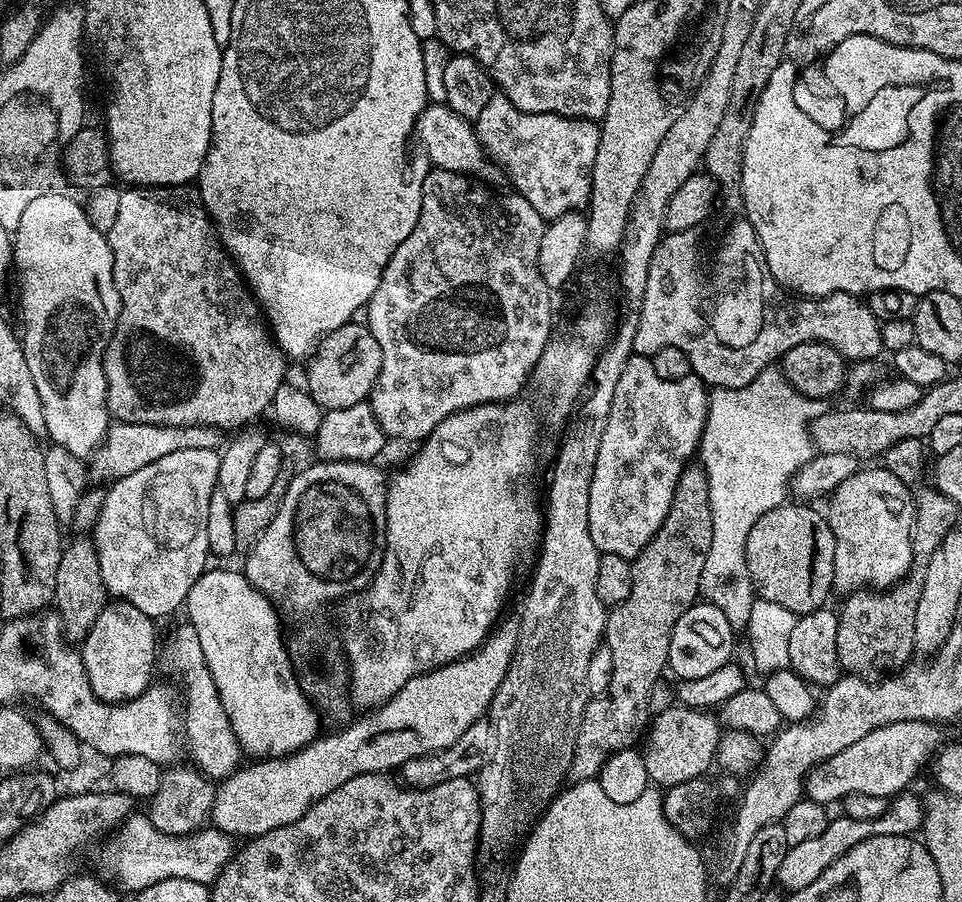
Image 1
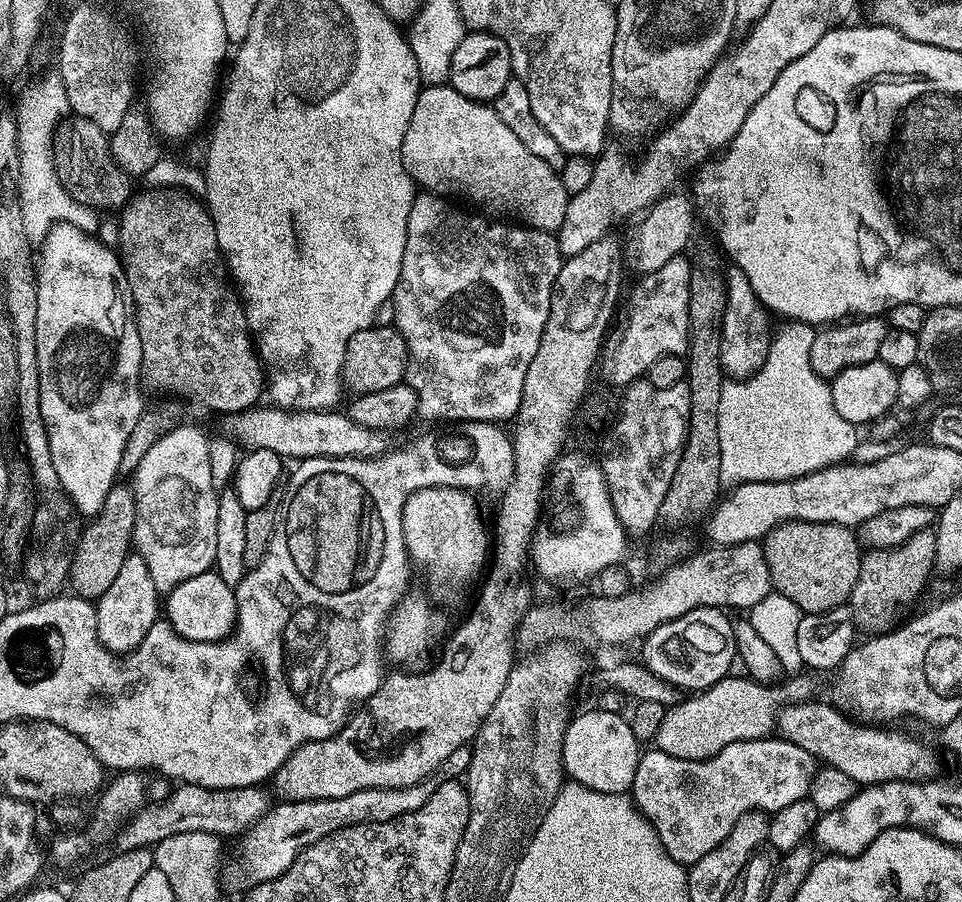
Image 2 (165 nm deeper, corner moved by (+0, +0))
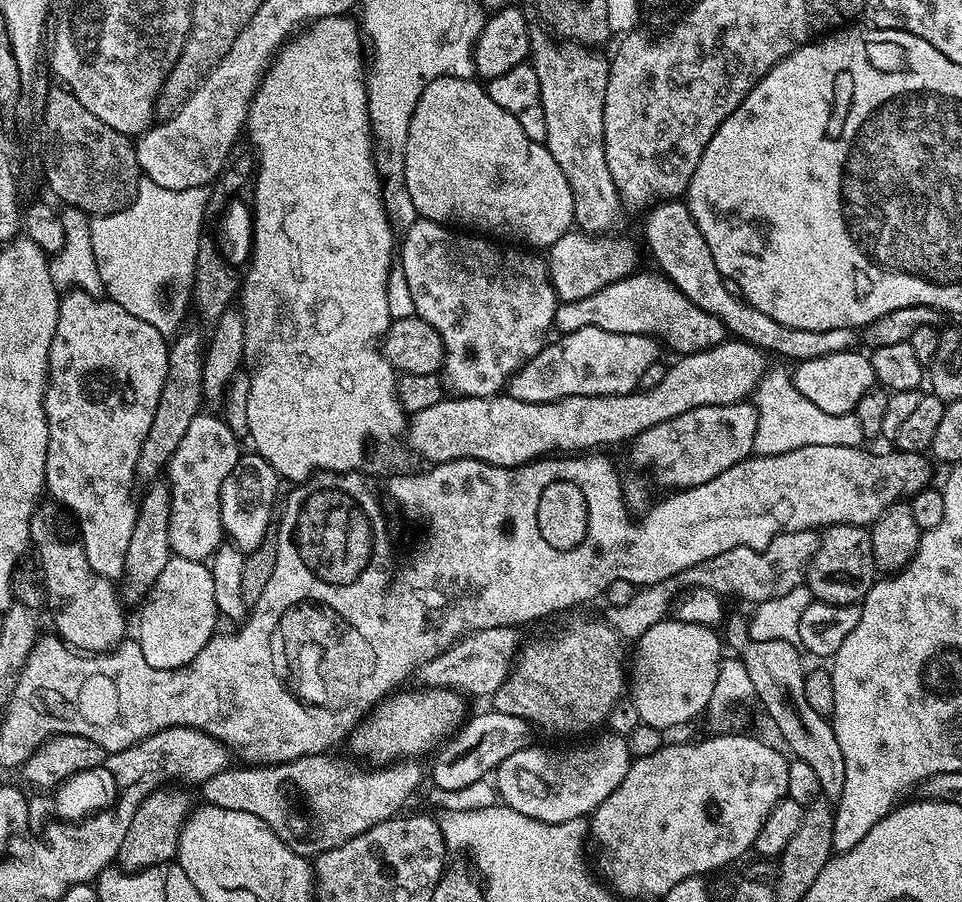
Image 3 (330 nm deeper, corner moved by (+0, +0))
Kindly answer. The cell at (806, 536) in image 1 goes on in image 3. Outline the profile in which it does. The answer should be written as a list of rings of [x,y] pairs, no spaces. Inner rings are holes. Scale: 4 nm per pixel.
[[[830,524],[820,532],[820,545],[808,564],[806,587],[817,600],[827,604],[863,601],[878,579],[872,533],[859,524]]]

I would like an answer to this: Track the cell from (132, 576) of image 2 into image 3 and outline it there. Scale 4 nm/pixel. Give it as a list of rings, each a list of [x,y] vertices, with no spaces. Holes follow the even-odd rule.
[[[157,478],[147,485],[148,490],[144,494],[144,498],[140,498],[136,510],[136,521],[134,522],[134,534],[130,534],[130,546],[126,546],[126,558],[124,559],[124,575],[122,577],[122,596],[125,601],[139,605],[141,601],[149,595],[150,589],[154,586],[154,582],[158,578],[158,574],[162,574],[162,570],[166,570],[166,562],[172,559],[174,553],[170,546],[170,494],[168,493],[167,483],[163,479]]]

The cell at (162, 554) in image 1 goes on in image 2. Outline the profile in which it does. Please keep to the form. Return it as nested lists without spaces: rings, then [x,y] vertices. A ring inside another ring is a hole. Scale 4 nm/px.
[[[187,422],[170,430],[143,455],[131,486],[136,494],[132,542],[146,566],[150,566],[157,593],[167,594],[182,582],[209,571],[216,563],[214,542],[220,498],[210,478],[206,432]]]

